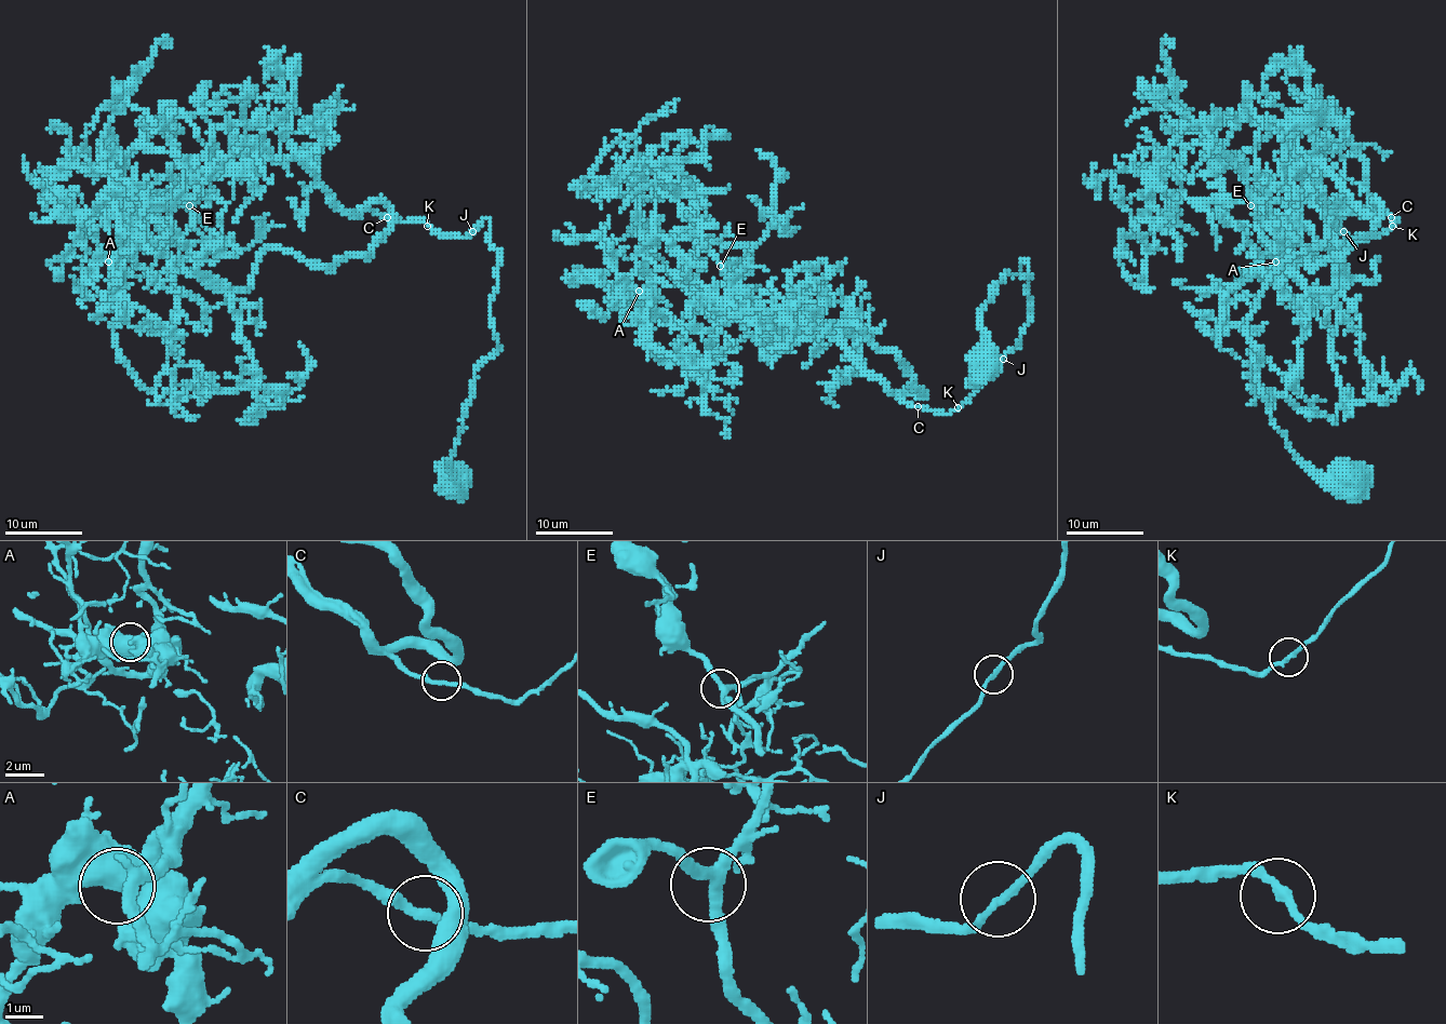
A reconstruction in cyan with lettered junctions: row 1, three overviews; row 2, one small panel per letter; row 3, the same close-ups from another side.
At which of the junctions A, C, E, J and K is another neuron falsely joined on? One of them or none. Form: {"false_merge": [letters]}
{"false_merge": []}

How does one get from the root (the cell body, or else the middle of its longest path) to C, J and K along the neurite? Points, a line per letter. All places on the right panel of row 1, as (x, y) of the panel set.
C: (1353, 481), (1353, 470), (1314, 473), (1273, 422), (1246, 320), (1330, 219), (1349, 237), (1380, 237), (1390, 217)
J: (1353, 481), (1353, 470), (1314, 473), (1289, 446), (1246, 334), (1266, 281), (1319, 246), (1330, 219), (1343, 230)
K: (1353, 481), (1353, 470), (1314, 473), (1273, 422), (1246, 320), (1330, 219), (1349, 237), (1392, 225)

